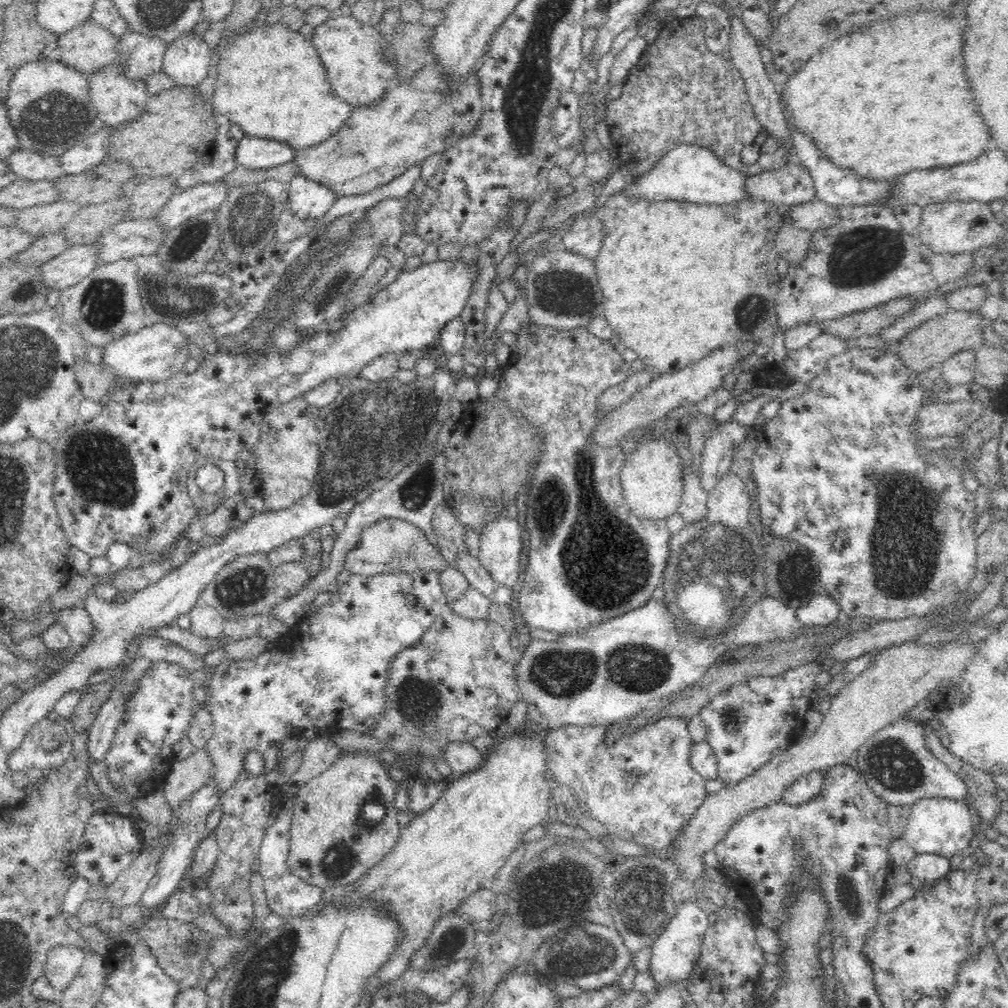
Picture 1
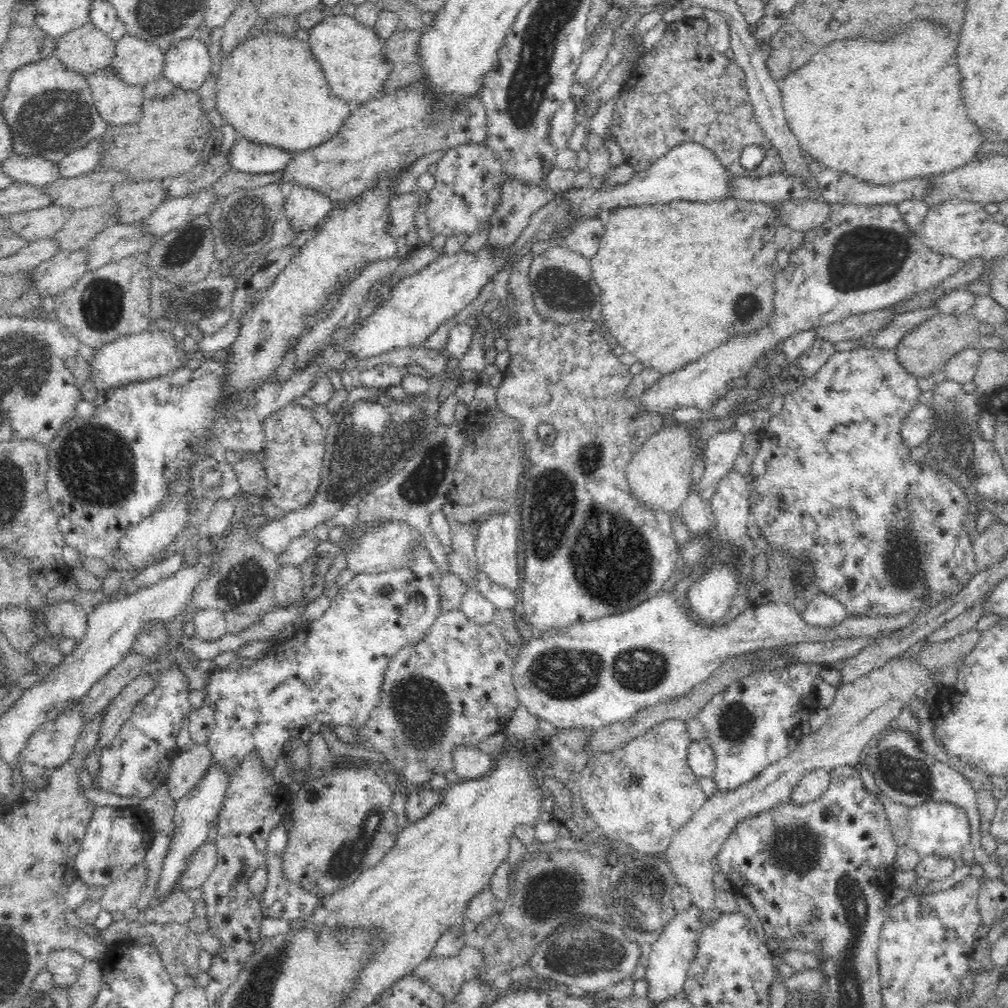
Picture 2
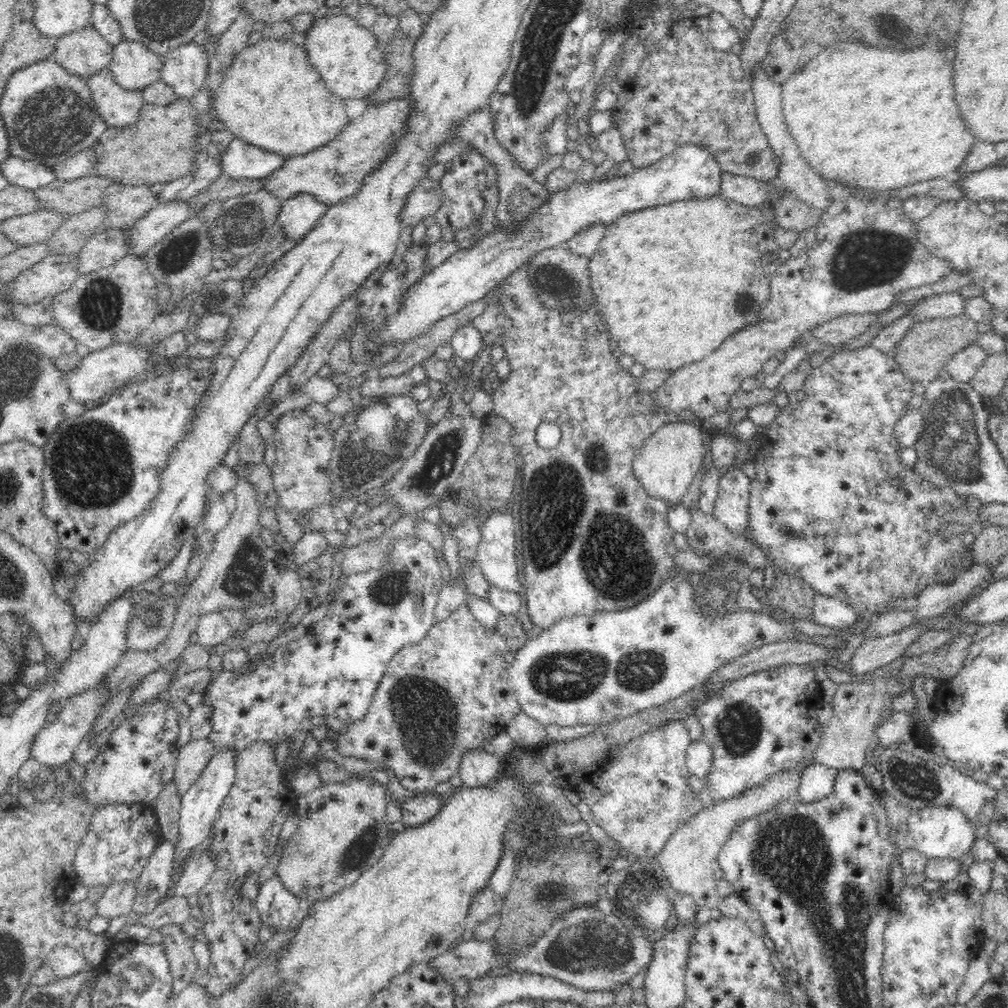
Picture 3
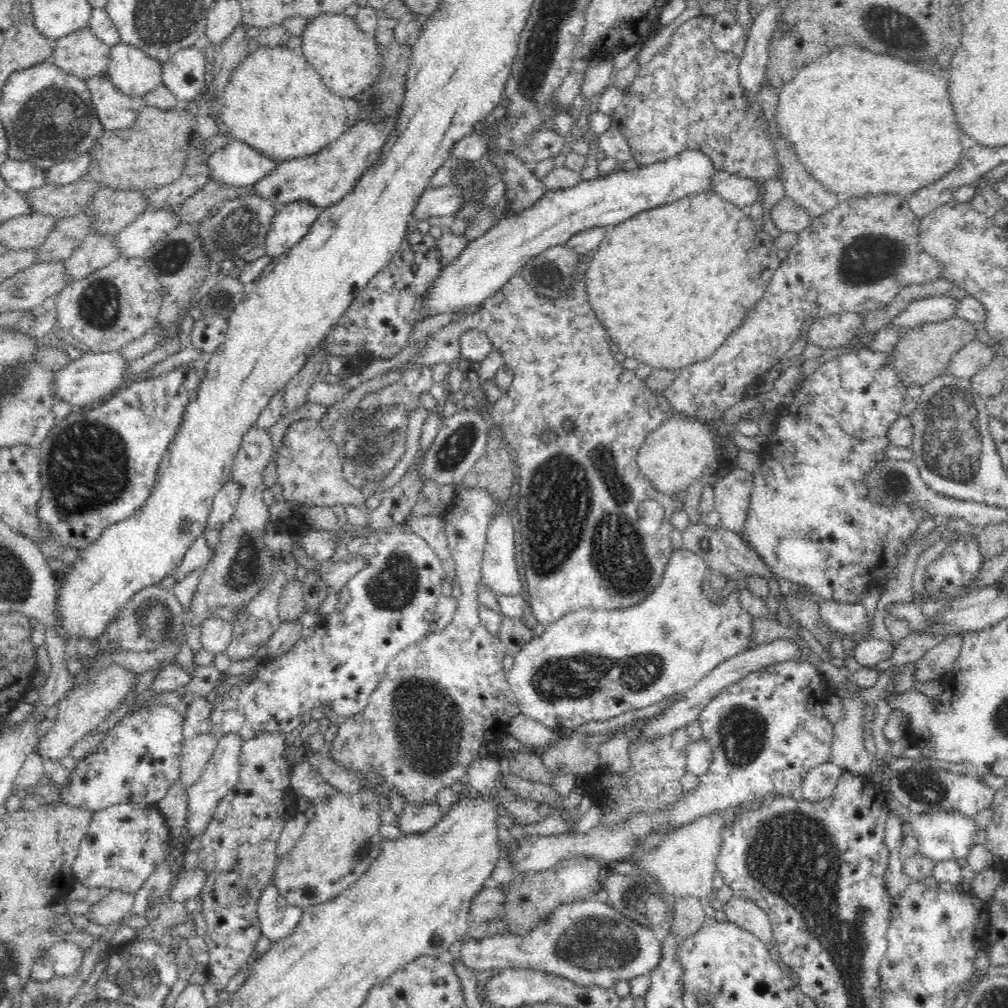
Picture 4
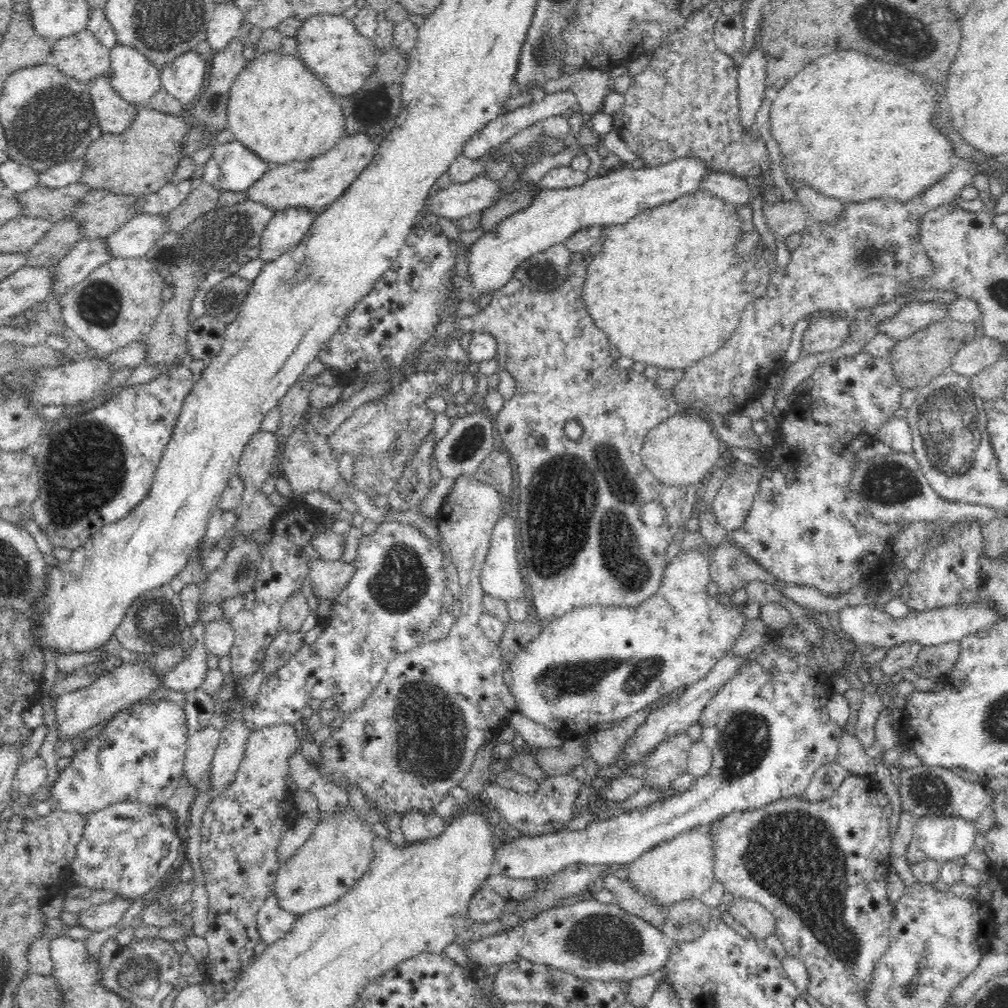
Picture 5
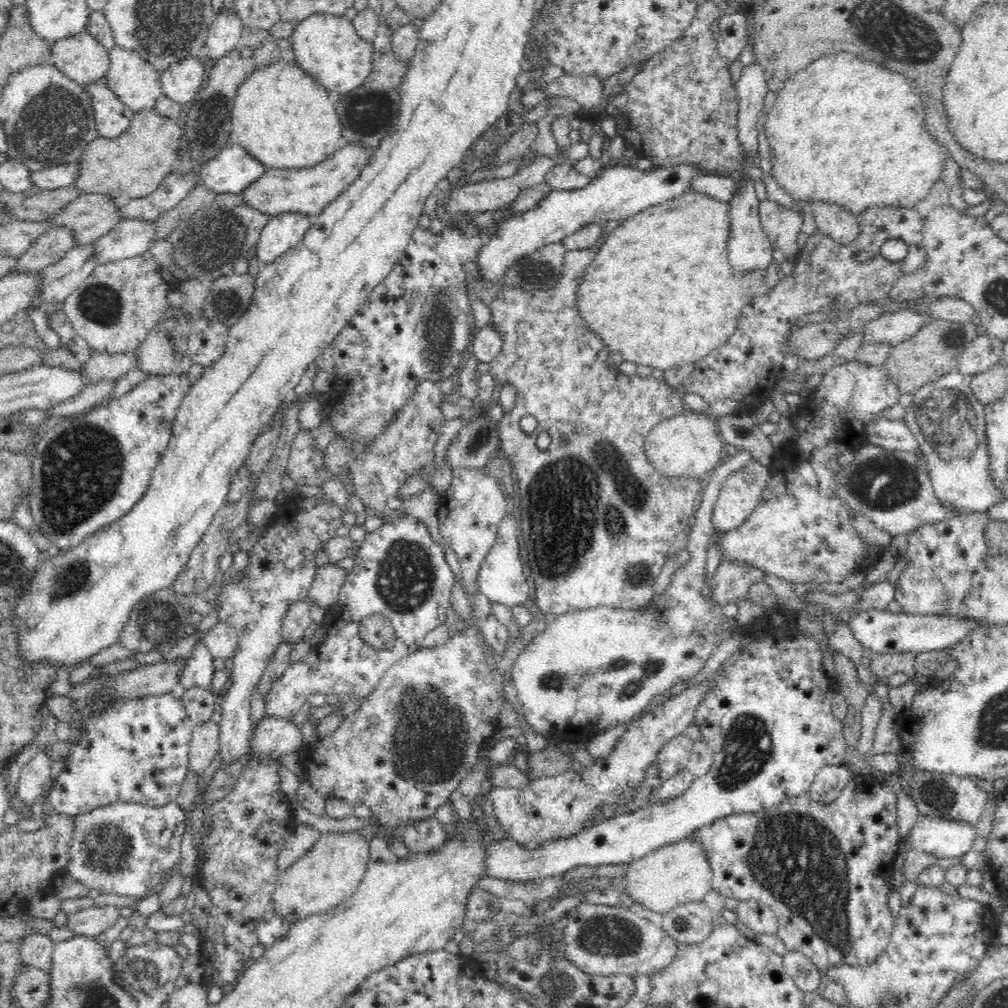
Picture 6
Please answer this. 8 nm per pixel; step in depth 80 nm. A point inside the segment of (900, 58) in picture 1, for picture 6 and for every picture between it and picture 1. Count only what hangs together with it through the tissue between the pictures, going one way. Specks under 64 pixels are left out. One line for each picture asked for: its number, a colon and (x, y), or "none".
2: (888, 111)
3: (878, 119)
4: (863, 124)
5: (855, 128)
6: (843, 130)

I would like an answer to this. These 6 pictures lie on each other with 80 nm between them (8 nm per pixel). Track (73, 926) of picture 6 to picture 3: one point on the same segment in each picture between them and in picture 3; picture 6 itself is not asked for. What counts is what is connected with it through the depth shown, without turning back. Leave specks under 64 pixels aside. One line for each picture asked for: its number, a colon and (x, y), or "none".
3: (118, 899)
4: (115, 906)
5: (97, 917)

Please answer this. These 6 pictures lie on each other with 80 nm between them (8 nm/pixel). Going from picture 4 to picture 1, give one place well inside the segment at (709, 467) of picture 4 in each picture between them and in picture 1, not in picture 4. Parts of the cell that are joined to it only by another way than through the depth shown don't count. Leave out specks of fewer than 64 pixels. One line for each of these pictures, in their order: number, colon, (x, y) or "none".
1: (652, 481)
2: (659, 475)
3: (666, 464)

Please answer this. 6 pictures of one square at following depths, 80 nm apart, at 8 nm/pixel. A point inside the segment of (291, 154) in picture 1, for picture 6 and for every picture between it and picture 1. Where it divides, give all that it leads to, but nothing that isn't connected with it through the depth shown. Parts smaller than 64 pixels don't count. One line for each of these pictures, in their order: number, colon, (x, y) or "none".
2: (246, 156)
3: (242, 160)
4: (240, 166)
5: (233, 167)
6: (233, 170)

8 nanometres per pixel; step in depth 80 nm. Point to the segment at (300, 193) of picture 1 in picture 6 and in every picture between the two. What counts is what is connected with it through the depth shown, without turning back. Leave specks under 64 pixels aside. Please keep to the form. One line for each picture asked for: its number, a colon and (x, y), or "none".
2: (305, 207)
3: (298, 215)
4: (292, 221)
5: (283, 231)
6: (282, 232)

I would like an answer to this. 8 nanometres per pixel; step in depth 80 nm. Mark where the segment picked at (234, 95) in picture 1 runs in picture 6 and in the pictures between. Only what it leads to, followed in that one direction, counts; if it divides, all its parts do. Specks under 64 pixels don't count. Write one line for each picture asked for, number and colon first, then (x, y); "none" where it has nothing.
2: (270, 89)
3: (271, 96)
4: (275, 102)
5: (278, 108)
6: (283, 117)

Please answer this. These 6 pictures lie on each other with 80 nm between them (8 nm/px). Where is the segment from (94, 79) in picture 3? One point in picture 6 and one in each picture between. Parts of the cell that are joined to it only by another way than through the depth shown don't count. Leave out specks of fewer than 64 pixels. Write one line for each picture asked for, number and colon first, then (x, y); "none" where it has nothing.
4: (116, 111)
5: (114, 115)
6: (112, 118)

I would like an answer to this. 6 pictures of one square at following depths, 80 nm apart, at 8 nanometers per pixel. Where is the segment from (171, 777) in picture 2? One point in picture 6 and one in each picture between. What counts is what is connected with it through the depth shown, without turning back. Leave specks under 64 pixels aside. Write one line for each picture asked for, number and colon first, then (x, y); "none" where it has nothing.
3: (194, 756)
4: (196, 752)
5: (202, 744)
6: (204, 744)

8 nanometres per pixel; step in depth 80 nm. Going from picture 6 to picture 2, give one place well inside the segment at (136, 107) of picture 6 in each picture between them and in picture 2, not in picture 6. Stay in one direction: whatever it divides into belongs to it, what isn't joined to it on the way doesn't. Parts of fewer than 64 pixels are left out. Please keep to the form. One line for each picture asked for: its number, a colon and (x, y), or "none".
2: (137, 62)
3: (135, 67)
4: (134, 73)
5: (132, 75)

